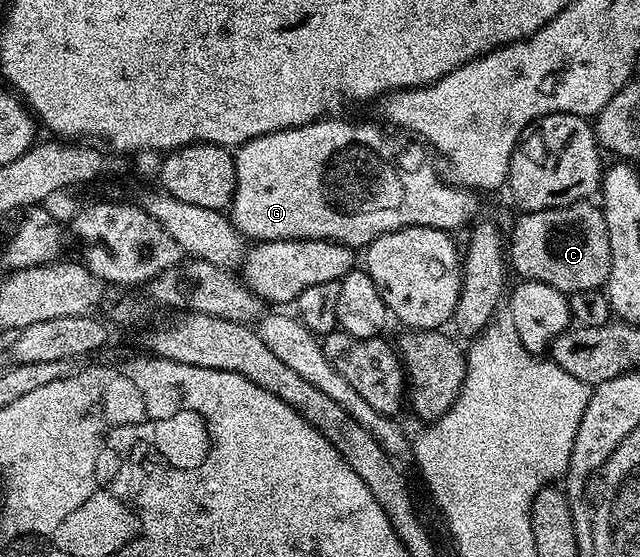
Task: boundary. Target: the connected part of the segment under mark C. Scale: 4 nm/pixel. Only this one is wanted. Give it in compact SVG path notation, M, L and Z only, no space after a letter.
M591 200L573 202L553 210L523 212L509 235L509 264L519 278L536 280L545 286L553 286L558 292L570 294L581 290L602 289L609 278L609 230L605 226L603 209Z

